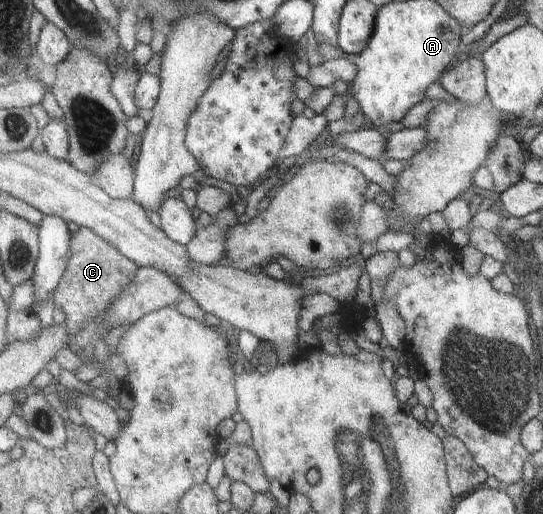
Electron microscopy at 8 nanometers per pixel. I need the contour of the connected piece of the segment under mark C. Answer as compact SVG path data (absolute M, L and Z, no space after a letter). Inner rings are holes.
M79 228L79 231L73 234L71 243L71 258L59 283L59 288L55 293L55 305L60 308L66 316L67 331L71 334L69 337L69 347L72 348L82 360L84 365L94 365L99 368L99 375L104 375L109 381L109 401L112 403L117 399L117 390L123 388L122 381L108 369L108 357L112 354L108 343L104 341L104 335L110 331L105 316L113 306L113 302L131 286L136 279L140 265L134 260L128 259L115 245L108 243L103 237L100 237L95 231L88 228Z

